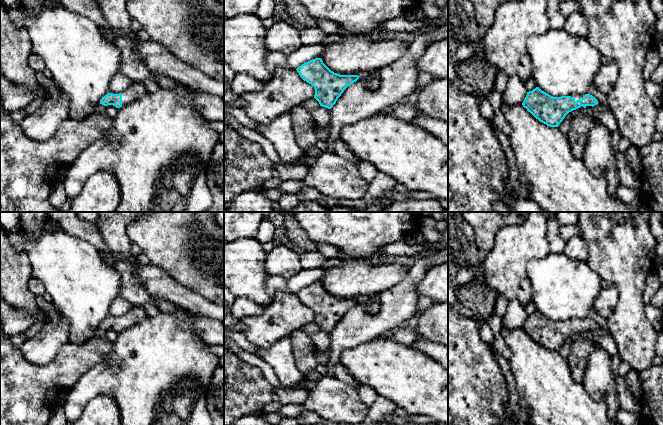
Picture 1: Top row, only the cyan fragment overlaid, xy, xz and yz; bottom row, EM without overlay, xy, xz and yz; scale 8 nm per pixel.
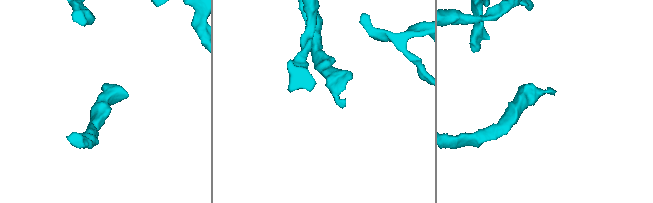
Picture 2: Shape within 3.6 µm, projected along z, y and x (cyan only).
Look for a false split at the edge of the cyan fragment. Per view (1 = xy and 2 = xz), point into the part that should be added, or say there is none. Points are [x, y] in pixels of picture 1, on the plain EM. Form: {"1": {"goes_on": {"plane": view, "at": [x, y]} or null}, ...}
{"1": {"goes_on": {"plane": "xy", "at": [136, 314]}}, "2": {"goes_on": null}}

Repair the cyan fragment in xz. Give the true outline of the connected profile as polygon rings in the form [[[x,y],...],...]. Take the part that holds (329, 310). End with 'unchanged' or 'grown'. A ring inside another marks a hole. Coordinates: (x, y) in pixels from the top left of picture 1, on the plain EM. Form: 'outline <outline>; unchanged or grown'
outline [[[321,282],[312,283],[297,293],[300,301],[315,313],[320,330],[331,333],[344,314],[356,306],[358,299],[340,299],[331,295]]]; unchanged

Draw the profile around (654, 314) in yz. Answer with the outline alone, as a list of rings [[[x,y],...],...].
[[[649,304],[644,306],[644,311],[646,317],[652,324],[663,320],[663,313],[658,307]]]

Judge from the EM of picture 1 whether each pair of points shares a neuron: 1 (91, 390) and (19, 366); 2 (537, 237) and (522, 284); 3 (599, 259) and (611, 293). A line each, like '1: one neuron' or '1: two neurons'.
1: two neurons
2: one neuron
3: two neurons

